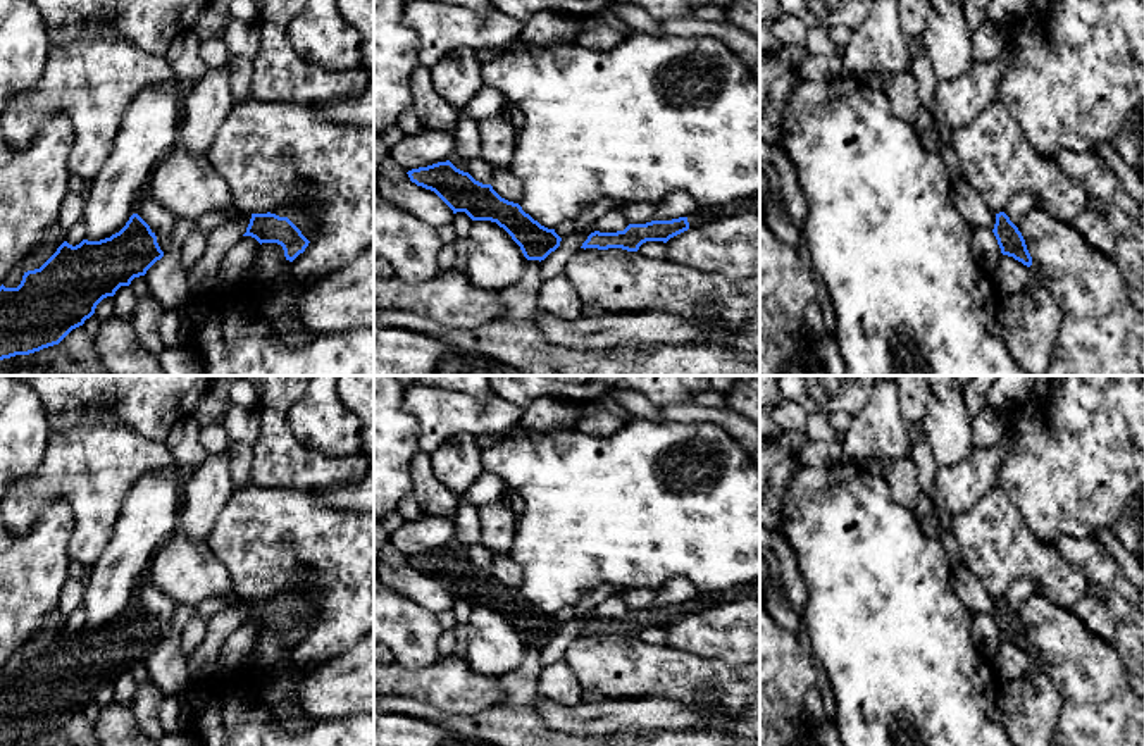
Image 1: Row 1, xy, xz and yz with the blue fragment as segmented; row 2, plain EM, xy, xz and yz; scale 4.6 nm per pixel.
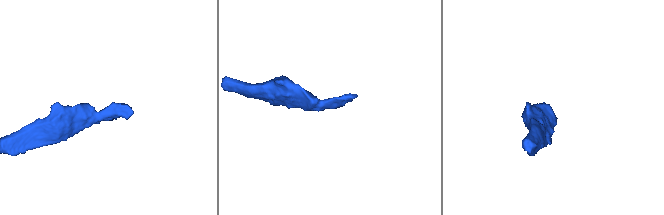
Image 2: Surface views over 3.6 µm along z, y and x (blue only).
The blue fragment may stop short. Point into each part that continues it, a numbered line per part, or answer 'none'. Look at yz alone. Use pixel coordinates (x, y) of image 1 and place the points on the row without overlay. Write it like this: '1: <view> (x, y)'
none

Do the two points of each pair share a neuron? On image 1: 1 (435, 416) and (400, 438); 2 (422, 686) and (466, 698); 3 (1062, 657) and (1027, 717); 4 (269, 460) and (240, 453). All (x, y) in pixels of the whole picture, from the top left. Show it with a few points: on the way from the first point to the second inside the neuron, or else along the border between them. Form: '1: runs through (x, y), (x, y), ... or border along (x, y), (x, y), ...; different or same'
1: border along (404, 393), (404, 407), (419, 424), (421, 448); different
2: runs through (433, 686), (455, 688); same
3: border along (1038, 665), (1062, 702), (1060, 719); different
4: border along (250, 447), (252, 484); different

